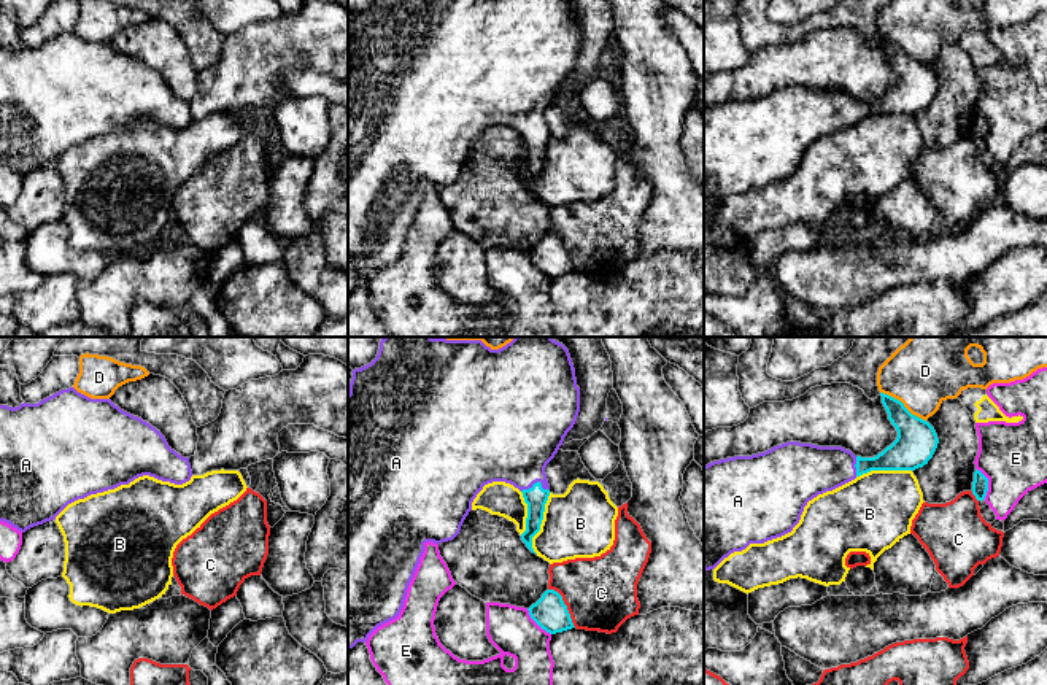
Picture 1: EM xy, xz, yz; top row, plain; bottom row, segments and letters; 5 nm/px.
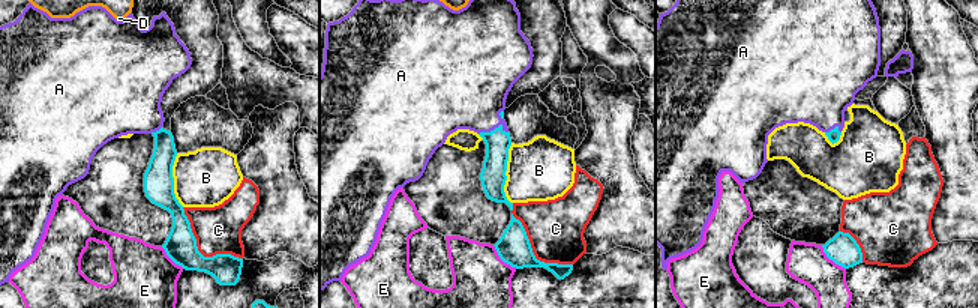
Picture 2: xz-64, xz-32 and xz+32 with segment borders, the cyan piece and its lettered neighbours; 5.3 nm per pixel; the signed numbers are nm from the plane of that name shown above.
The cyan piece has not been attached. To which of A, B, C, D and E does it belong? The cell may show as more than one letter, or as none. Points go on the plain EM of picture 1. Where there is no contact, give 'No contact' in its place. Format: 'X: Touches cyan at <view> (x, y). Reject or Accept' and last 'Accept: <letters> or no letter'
A: Touches cyan at xz (537, 126). Accept
B: Touches cyan at xz (540, 167). Reject
C: Touches cyan at xz (566, 250). Reject
D: Touches cyan at yz (903, 48). Reject
E: Touches cyan at yz (987, 127). Reject
Accept: A

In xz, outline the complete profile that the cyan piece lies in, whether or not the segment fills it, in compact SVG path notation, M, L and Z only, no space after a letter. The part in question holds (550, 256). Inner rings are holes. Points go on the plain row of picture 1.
M547 234L527 254L531 262L550 278L575 272L562 240L554 234Z

